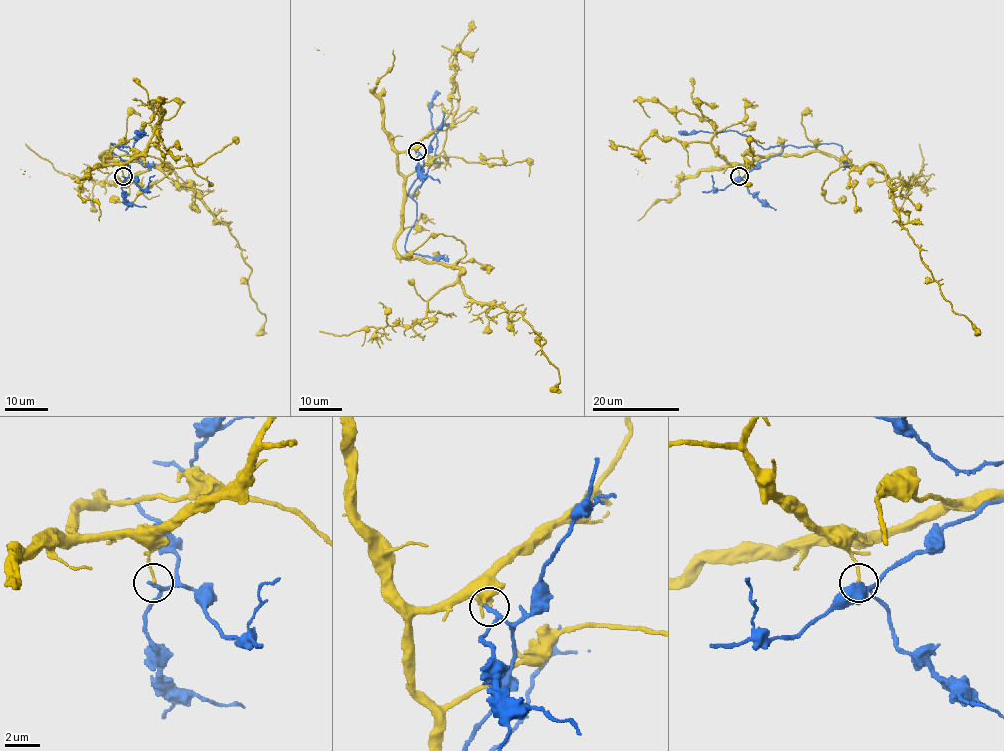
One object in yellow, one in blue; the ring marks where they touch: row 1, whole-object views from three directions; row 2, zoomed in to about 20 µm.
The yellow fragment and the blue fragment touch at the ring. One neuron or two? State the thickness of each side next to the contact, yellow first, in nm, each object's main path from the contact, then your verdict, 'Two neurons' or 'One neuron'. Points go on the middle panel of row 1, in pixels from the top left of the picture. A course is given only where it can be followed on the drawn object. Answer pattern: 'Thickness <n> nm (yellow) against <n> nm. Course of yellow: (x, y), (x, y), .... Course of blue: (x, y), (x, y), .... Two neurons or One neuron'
Thickness 110 nm (yellow) against 180 nm. Course of yellow: (417, 151), (397, 155), (395, 249), (456, 266), (476, 302), (518, 311), (545, 341), (559, 377), (551, 390). Course of blue: (417, 151), (423, 166), (406, 194), (409, 195), (434, 158), (436, 137), (430, 103), (436, 90). Two neurons

